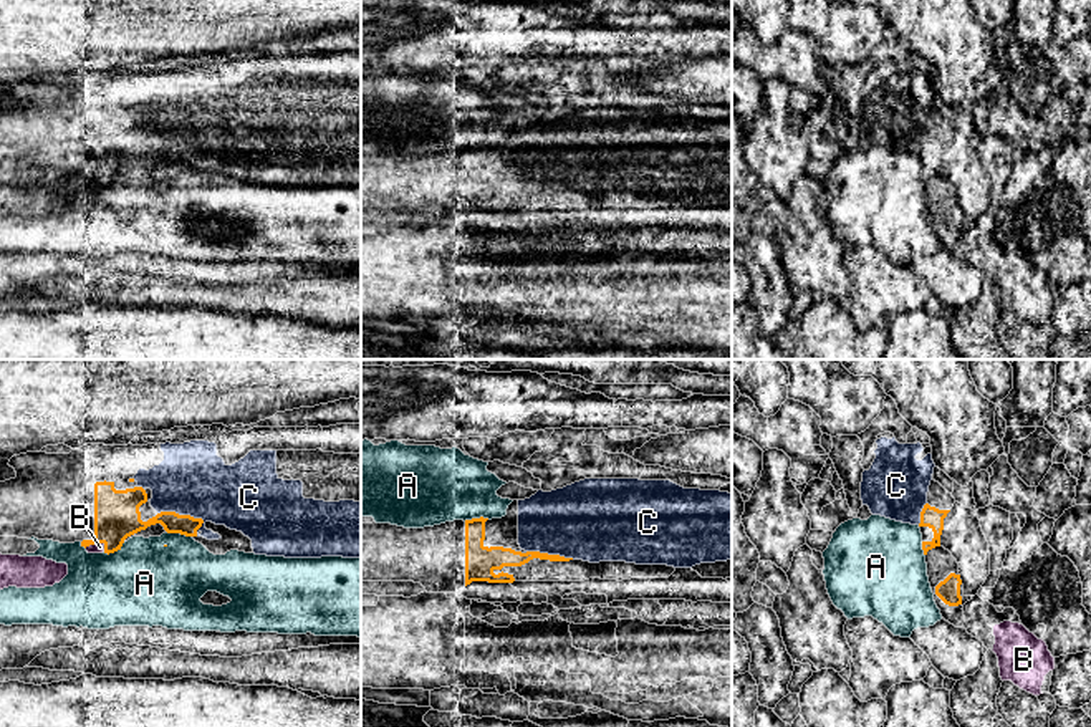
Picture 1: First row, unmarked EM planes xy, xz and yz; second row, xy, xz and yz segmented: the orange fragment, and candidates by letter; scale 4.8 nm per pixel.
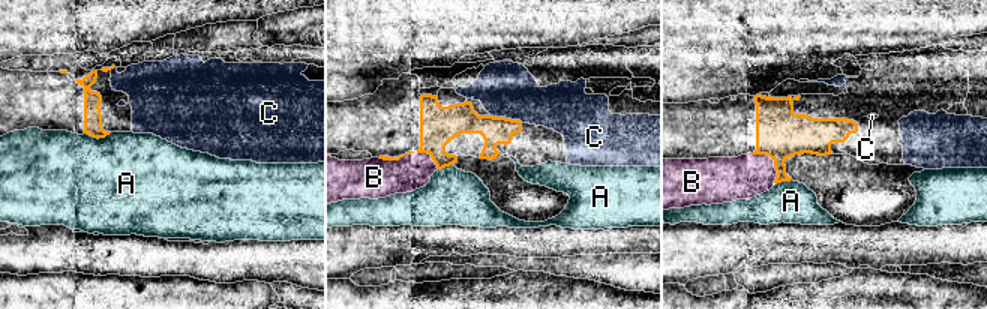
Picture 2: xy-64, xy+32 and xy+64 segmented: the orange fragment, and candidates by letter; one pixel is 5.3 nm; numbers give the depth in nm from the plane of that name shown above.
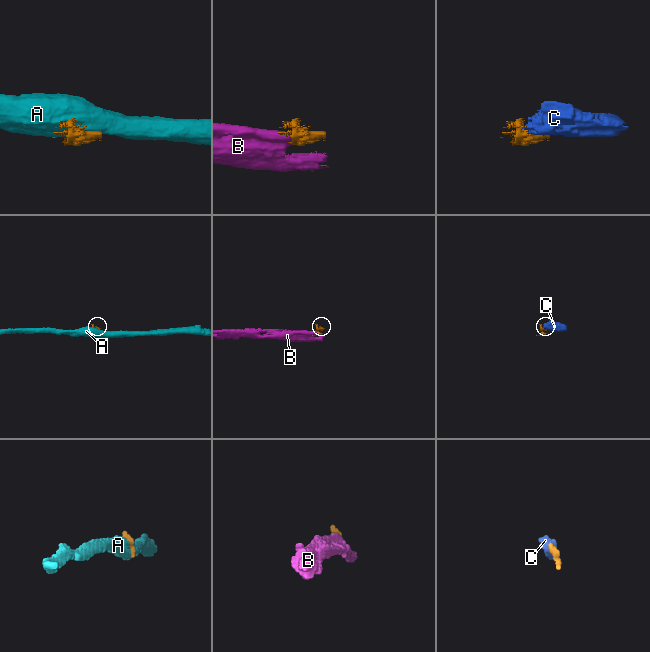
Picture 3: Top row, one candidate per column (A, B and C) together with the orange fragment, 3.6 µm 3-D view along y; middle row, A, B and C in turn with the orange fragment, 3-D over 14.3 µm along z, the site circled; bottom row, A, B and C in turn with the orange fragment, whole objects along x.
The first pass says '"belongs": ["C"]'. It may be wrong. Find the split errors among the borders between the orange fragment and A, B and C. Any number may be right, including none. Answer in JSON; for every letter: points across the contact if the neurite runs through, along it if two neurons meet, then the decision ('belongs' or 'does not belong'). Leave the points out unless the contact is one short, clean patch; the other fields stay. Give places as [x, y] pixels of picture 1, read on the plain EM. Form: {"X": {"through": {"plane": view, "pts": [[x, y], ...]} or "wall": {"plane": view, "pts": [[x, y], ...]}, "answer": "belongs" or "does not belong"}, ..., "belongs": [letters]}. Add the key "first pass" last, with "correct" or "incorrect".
{"A": {"answer": "does not belong"}, "B": {"answer": "does not belong"}, "C": {"answer": "belongs"}, "belongs": ["C"], "first pass": "correct"}

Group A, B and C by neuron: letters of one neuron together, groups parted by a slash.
A / B / C

